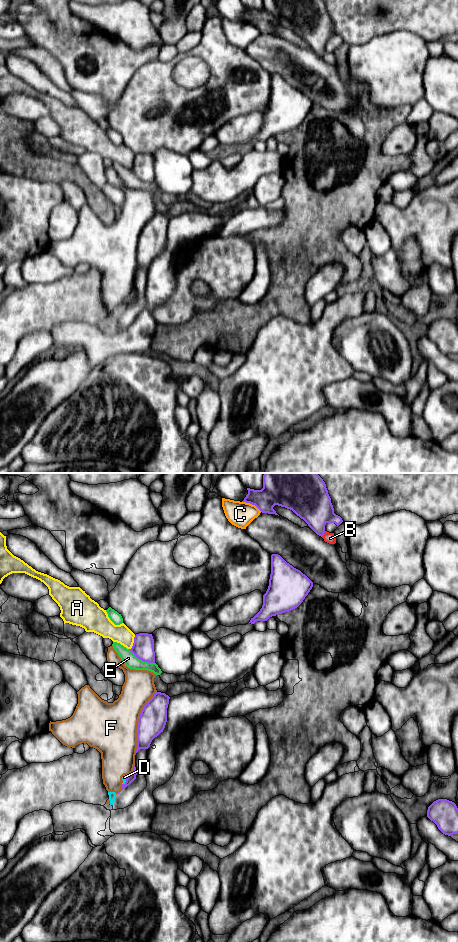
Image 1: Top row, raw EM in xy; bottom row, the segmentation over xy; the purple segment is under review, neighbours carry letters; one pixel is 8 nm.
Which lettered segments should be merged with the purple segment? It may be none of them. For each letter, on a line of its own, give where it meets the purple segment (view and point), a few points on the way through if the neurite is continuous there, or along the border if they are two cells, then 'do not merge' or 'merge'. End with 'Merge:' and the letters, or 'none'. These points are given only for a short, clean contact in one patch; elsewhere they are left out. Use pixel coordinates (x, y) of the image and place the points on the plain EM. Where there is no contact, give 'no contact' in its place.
A: meets purple in xy at (134, 162); do not merge
B: meets purple in xy at (323, 54); do not merge
C: meets purple in xy at (252, 24); border along xy (242, 21), (254, 24), (261, 31); do not merge
D: meets purple in xy at (126, 300); border along xy (127, 296), (122, 304); do not merge
E: meets purple in xy at (141, 179); do not merge
F: meets purple in xy at (138, 242); do not merge
Merge: none

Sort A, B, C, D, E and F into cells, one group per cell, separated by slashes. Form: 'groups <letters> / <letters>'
groups A / B / C / D F / E

